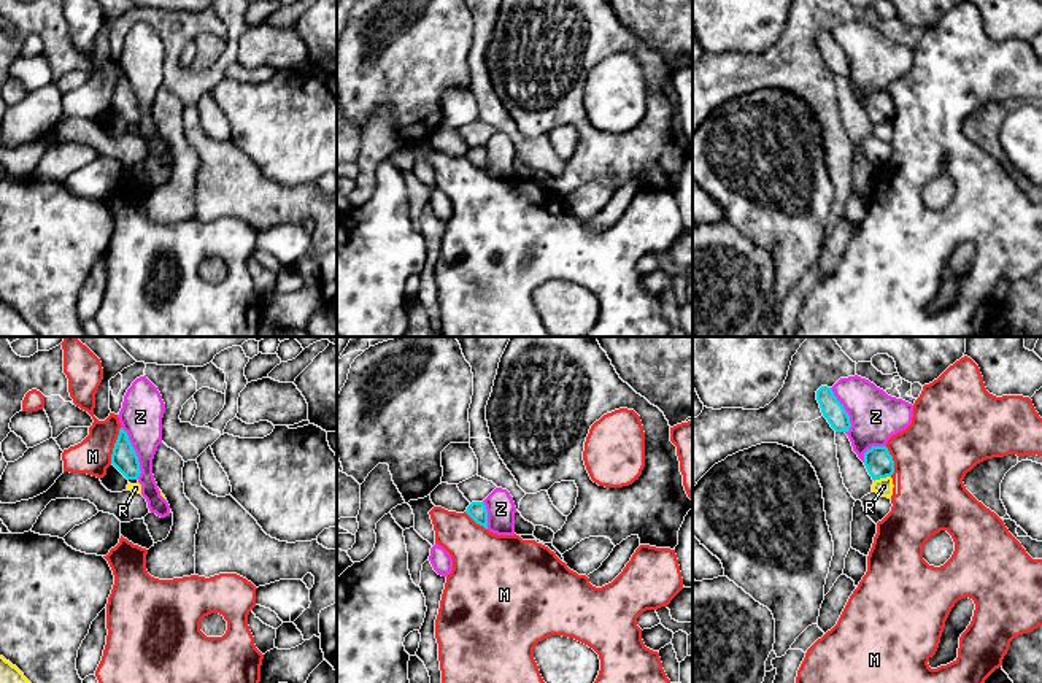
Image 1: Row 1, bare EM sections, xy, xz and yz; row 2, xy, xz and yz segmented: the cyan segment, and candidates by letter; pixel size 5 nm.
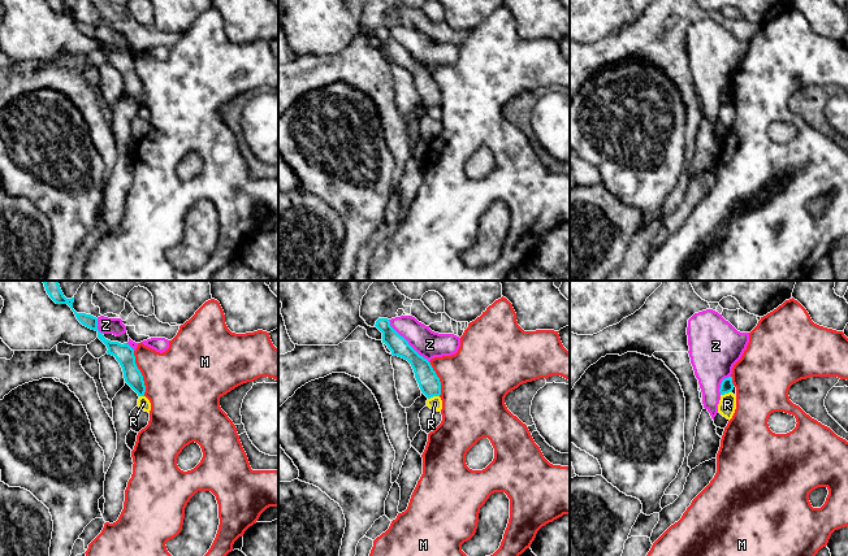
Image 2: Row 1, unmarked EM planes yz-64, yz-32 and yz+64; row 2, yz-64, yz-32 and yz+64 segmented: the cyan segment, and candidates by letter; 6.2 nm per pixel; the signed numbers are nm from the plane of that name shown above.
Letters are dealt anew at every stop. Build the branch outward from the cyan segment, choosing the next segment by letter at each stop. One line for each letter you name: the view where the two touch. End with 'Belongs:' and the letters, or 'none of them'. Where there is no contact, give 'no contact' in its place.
Belongs: none of them

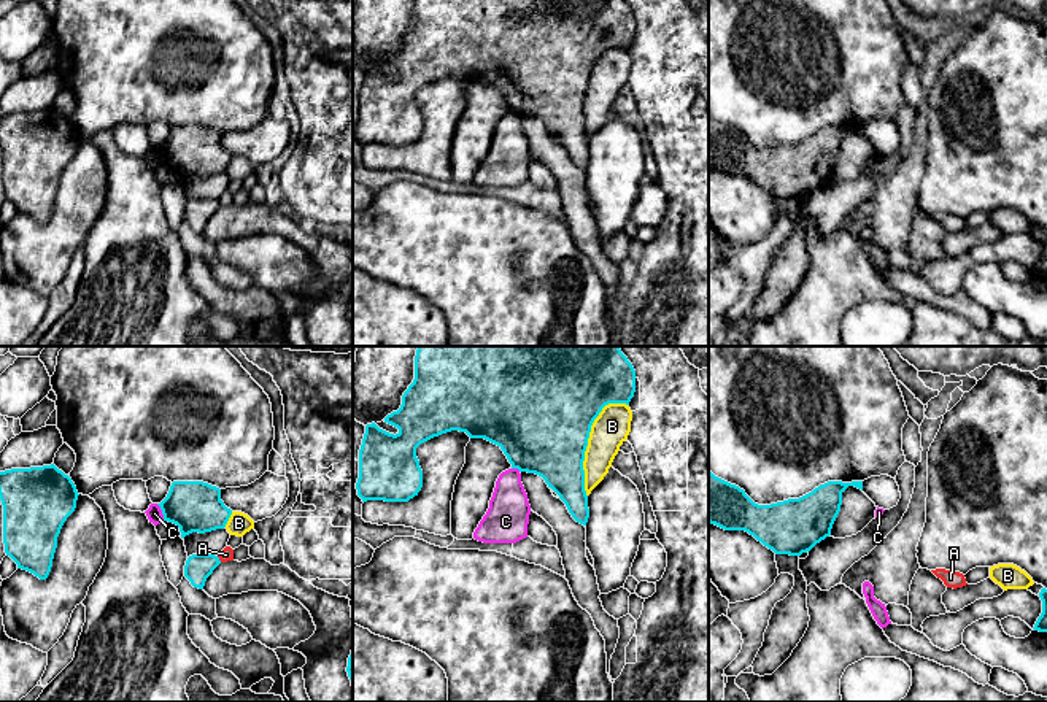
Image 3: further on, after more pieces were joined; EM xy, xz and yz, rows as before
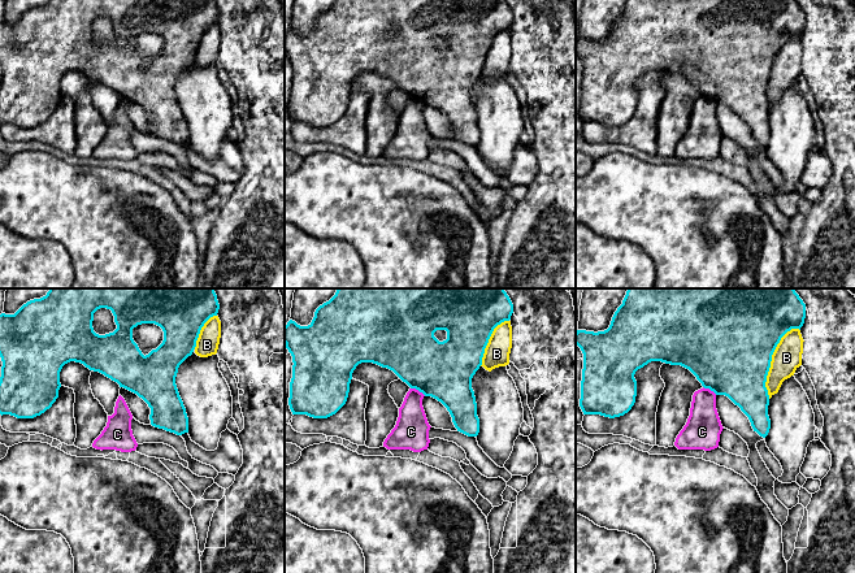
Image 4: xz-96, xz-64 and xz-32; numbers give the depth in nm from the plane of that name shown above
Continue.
Belongs: none of them

